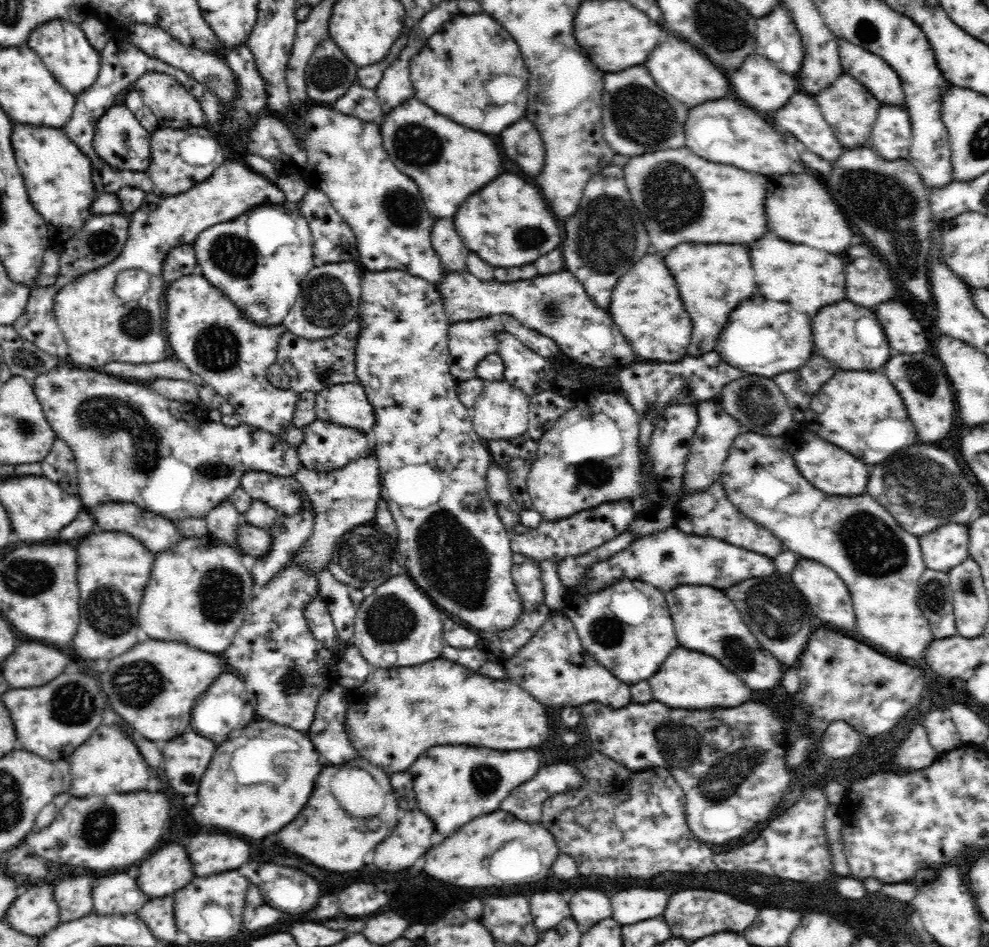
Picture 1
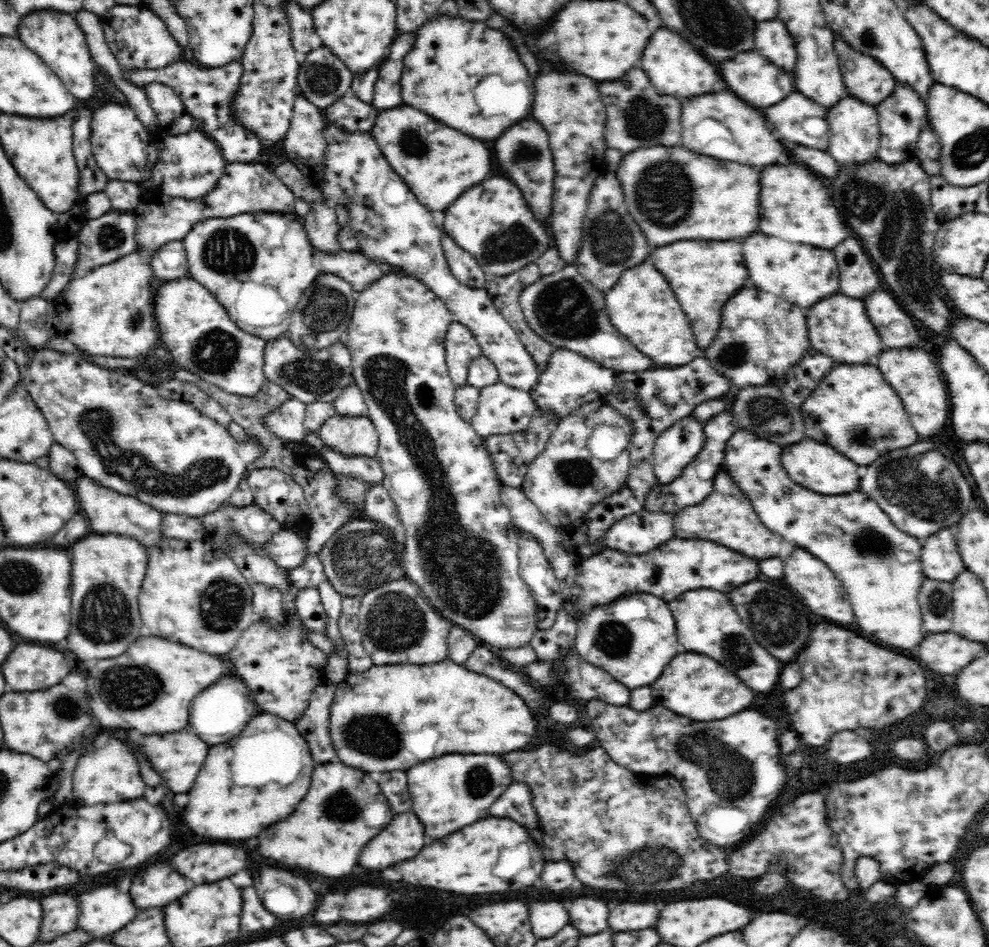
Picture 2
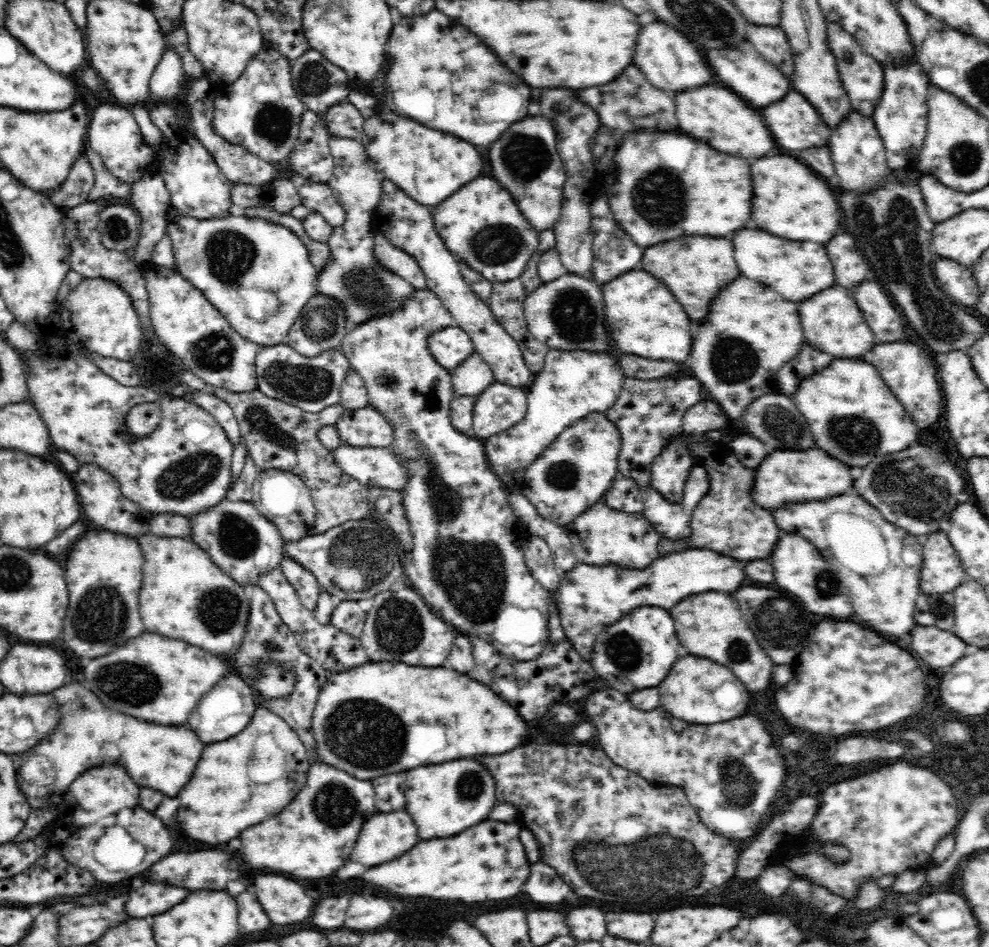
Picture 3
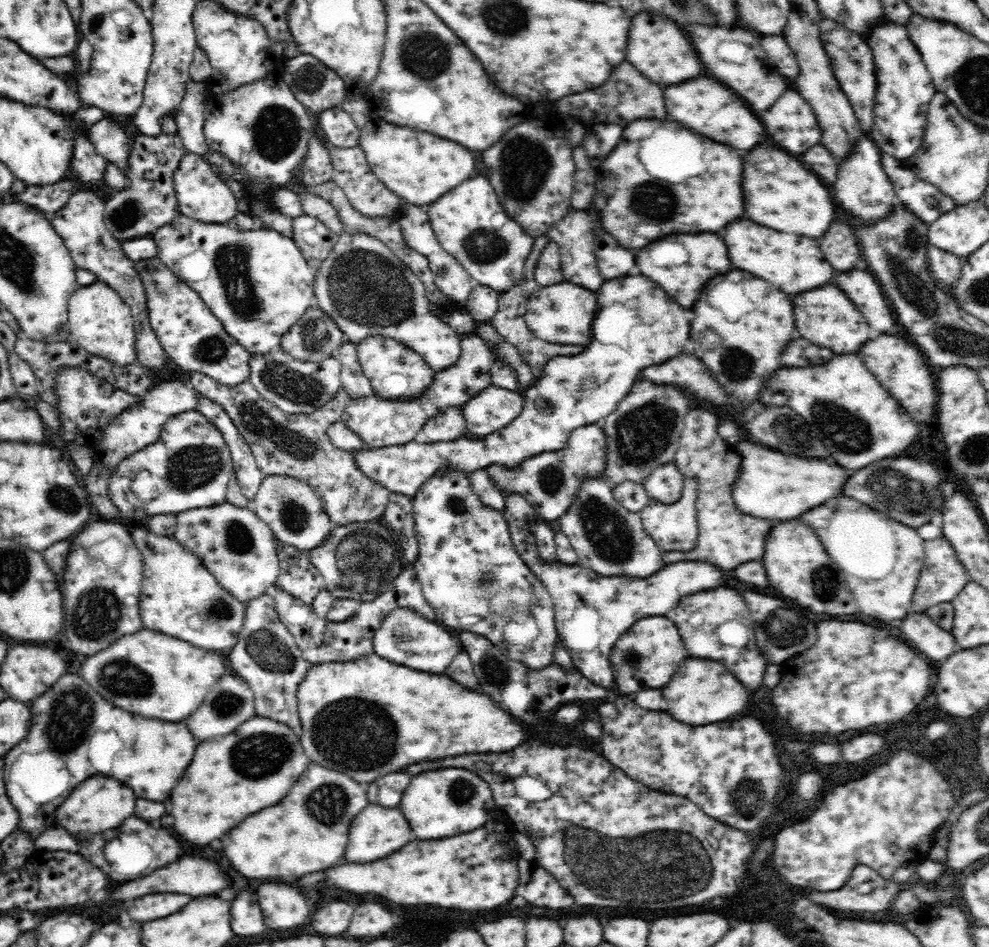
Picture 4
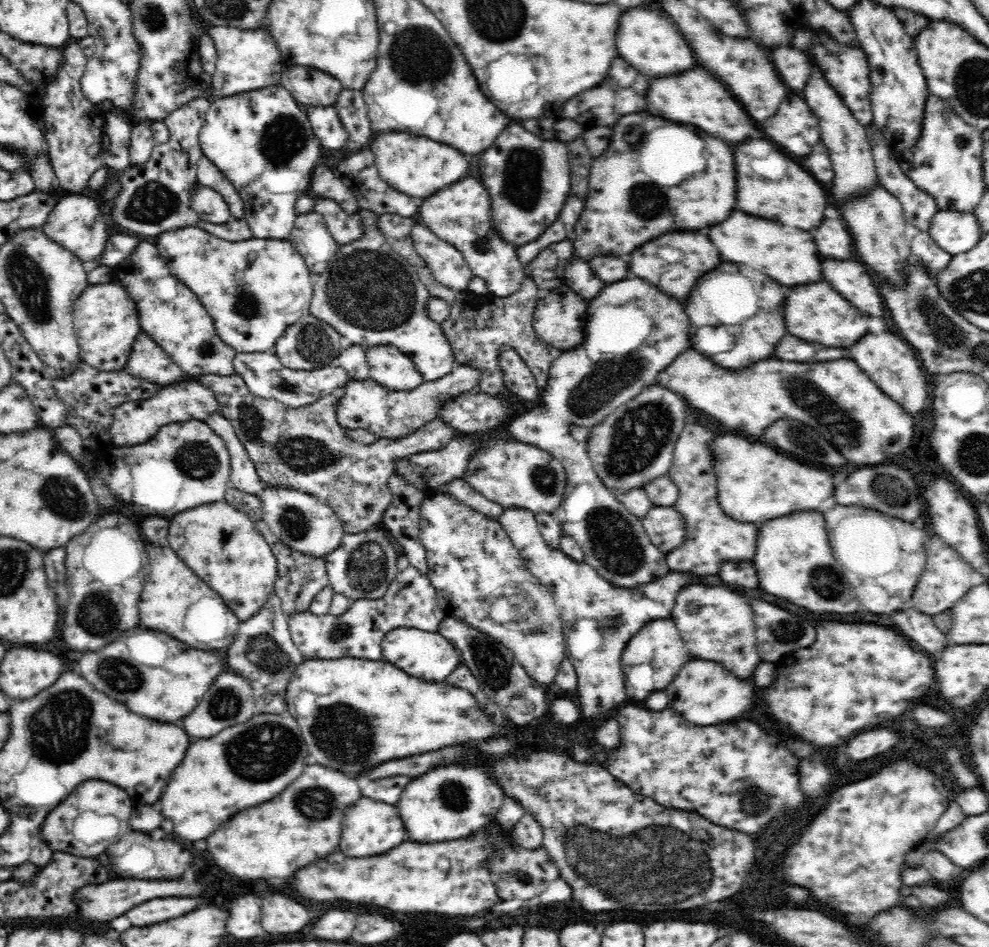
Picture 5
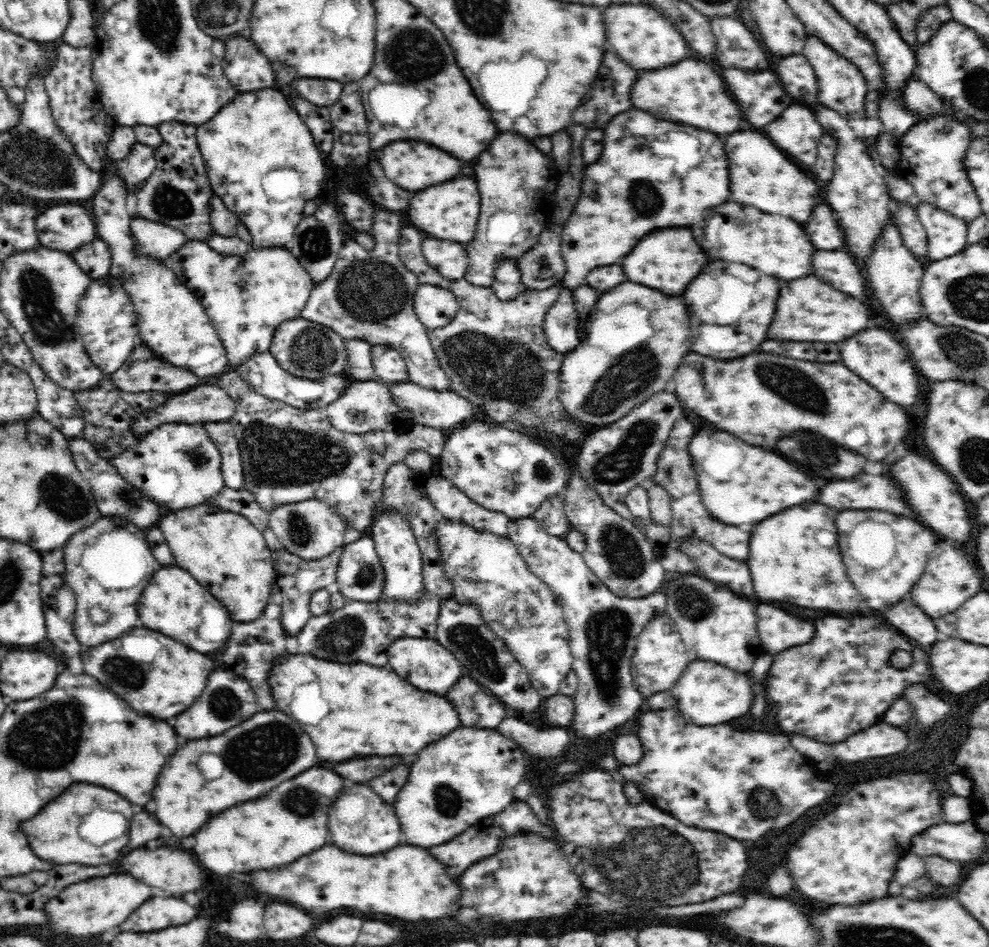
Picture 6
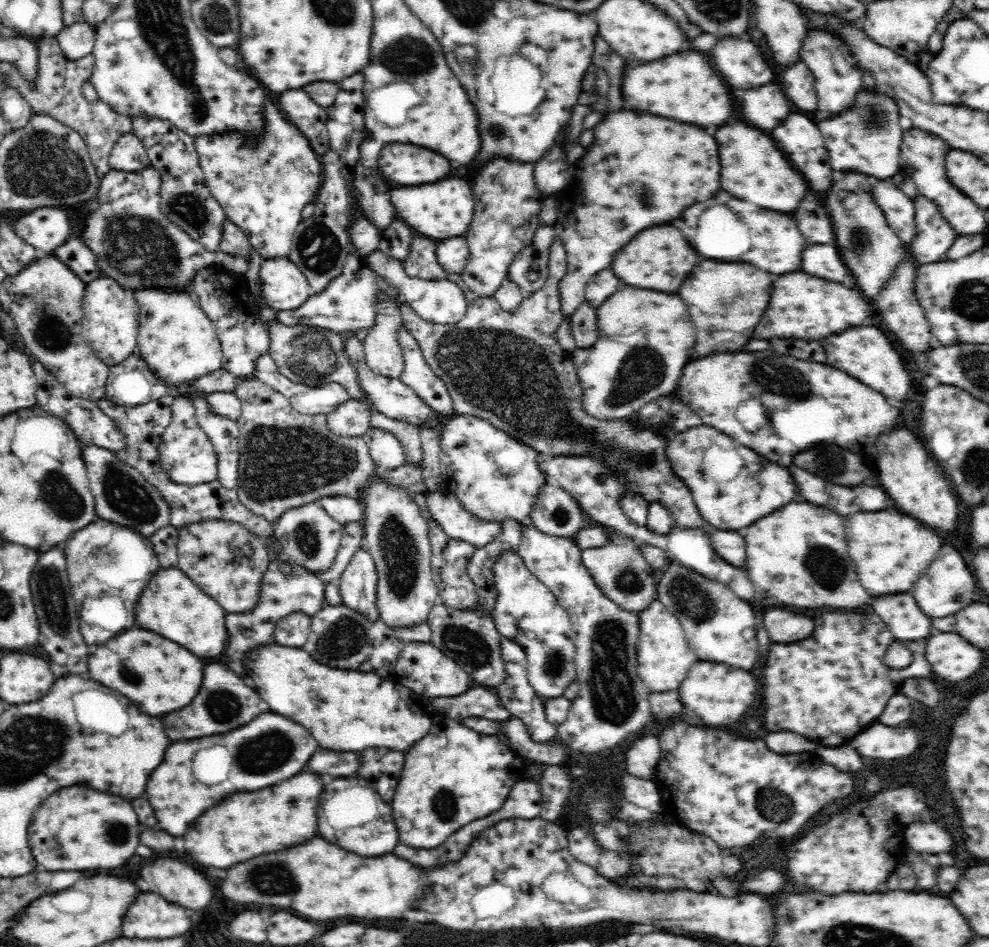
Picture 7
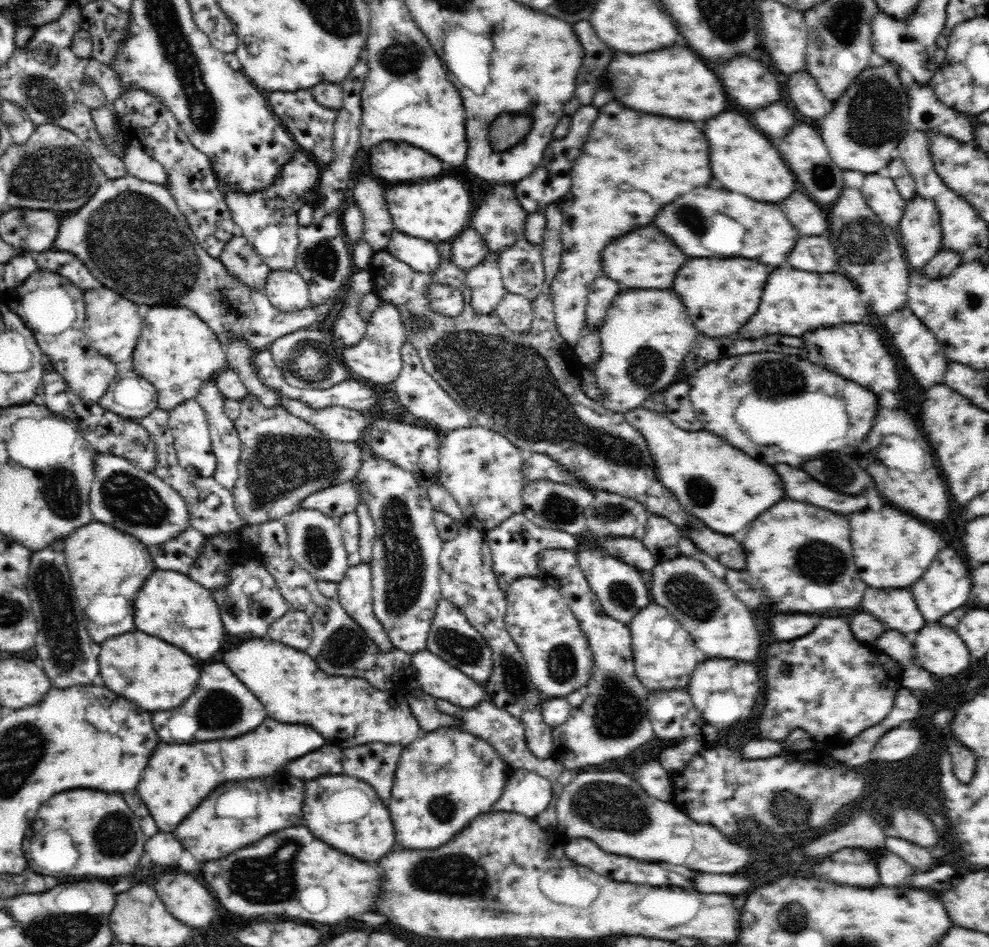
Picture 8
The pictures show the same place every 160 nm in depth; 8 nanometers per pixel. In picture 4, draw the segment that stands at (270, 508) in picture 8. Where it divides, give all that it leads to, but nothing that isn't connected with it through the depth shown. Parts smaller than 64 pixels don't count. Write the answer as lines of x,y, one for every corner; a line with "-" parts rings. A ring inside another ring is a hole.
192,373
189,385
226,411
266,477
284,475
307,482
323,503
334,526
379,520
385,513
391,491
359,469
355,451
334,446
328,437
328,427
334,420
340,420
350,402
351,396
342,386
334,398
318,410
310,414
288,414
277,404
266,400
249,381
226,386
207,374
-
448,407
434,415
423,426
427,443
439,443
452,441
465,437
467,434
462,409
460,407

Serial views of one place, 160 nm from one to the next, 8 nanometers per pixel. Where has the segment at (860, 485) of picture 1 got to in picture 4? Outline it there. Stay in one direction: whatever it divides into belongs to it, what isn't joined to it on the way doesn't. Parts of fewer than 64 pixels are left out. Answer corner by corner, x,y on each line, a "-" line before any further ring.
750,438
734,440
736,456
740,460
740,470
732,482
732,499
741,513
756,518
790,520
808,512
814,506
824,504
842,492
848,476
840,466
832,466
824,460
804,460
794,456
784,456
780,452
756,446

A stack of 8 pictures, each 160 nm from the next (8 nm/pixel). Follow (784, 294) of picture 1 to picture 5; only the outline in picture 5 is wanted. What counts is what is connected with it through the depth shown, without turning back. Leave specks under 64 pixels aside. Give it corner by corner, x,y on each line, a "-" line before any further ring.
732,212
726,222
716,224
716,248
724,260
760,270
782,286
798,286
822,278
820,256
808,232
782,226
774,220
756,218
746,212

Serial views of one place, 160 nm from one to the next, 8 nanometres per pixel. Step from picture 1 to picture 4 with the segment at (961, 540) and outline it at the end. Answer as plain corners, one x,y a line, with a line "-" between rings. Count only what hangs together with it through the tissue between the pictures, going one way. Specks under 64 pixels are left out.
937,537
926,541
924,570
920,574
916,594
912,598
912,612
924,612
940,602
954,600
960,591
970,582
971,576
957,557
955,549
944,538

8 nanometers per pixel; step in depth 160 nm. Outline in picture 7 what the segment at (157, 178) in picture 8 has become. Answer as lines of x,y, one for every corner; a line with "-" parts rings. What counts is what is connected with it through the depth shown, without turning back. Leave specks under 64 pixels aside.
132,132
117,140
110,154
110,164
112,169
126,173
144,172
152,168
152,160
148,159
144,145

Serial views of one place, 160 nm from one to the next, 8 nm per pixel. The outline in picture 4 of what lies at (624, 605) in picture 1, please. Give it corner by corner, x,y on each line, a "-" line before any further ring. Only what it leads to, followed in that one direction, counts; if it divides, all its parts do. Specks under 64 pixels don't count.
649,616
635,622
616,642
610,653
610,661
615,674
615,690
624,694
642,692
646,688
662,688
674,676
678,664
688,658
688,650
682,644
676,626
664,616

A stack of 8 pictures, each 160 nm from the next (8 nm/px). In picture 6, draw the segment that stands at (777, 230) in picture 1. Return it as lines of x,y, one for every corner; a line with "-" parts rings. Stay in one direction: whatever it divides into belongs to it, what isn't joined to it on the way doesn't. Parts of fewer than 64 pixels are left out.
734,132
726,138
726,154
730,158
730,192
732,192
732,200
740,202
740,204
750,204
754,208
760,208
762,212
768,214
784,214
796,222
806,222
812,214
812,208
816,206
816,202
822,200
822,196
818,196
818,186
814,180
810,180
808,176
804,178
804,174
784,158
784,154
762,134
758,132

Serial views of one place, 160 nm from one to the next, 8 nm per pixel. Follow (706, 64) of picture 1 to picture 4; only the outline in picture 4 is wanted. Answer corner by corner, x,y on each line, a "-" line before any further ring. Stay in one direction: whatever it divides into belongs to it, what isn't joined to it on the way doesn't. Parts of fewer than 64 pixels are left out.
640,12
632,18
626,60
632,66
636,66
636,70
640,70
646,78
658,84
680,84
704,74
704,66
688,38
684,36
684,32
676,24
658,14
652,14
650,18
650,14

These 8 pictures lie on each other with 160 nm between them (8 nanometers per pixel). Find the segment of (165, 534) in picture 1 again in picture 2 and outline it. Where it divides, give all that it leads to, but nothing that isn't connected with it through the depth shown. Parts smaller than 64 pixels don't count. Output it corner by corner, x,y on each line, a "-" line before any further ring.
83,474
76,478
75,485
78,502
80,502
82,510
86,512
86,518
90,520
92,530
126,534
126,536
140,540
145,547
154,546
158,540
162,540
164,537
160,533
160,522
162,522
163,513
157,508
148,506
148,504
133,496
118,494
118,492
114,492
111,488

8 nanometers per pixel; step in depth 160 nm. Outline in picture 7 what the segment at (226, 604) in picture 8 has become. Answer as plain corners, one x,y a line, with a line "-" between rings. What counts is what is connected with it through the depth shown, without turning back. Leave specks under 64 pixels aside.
269,562
268,570
262,574
260,584
258,584
258,600
252,610
246,612
226,613
225,625
228,631
228,650
226,650
226,664
237,672
249,687
254,686
254,681
244,674
244,658
250,650
258,646
274,645
274,630
280,618
293,612
303,612
308,616
316,614
326,601
324,598
325,582
318,578
316,574
303,572
294,577
286,577
281,573
275,564

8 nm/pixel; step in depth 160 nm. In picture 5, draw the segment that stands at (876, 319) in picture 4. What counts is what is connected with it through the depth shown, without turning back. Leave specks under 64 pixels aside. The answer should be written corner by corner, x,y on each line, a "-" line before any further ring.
842,260
842,262
824,262
822,266
824,278
828,284
838,290
844,298
848,298
854,306
858,306
862,312
868,312
870,316
882,316
884,306
882,298
878,294
878,284
874,284
869,269
858,262

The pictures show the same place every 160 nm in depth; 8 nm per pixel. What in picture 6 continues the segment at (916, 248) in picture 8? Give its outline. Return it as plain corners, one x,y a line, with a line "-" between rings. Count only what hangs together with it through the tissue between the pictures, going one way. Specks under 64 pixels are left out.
920,202
916,209
926,233
926,256
930,260
939,261
965,249
967,224
928,202

